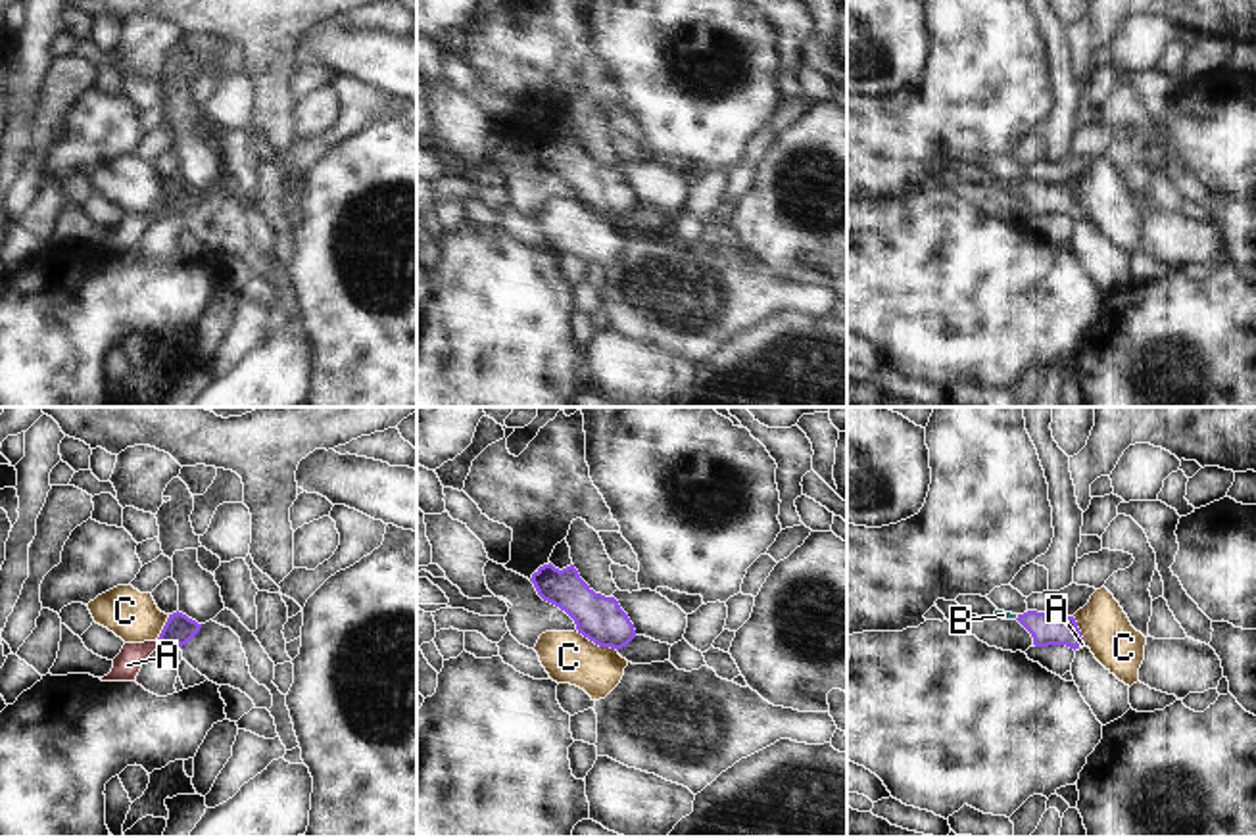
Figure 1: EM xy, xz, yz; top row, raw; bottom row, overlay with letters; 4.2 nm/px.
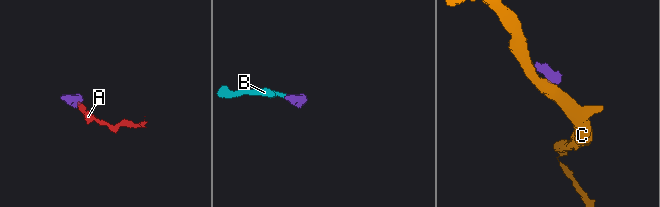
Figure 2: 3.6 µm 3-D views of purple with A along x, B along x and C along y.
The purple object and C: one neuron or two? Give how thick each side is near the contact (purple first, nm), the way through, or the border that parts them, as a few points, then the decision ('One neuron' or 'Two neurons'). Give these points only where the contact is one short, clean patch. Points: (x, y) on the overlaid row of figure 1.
Thickness 200 nm (purple) against 220 nm. Boundary: xz (577, 628), (596, 644), (617, 651). Two neurons.

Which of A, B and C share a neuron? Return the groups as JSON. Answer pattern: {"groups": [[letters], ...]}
{"groups": [["A", "B"], ["C"]]}

